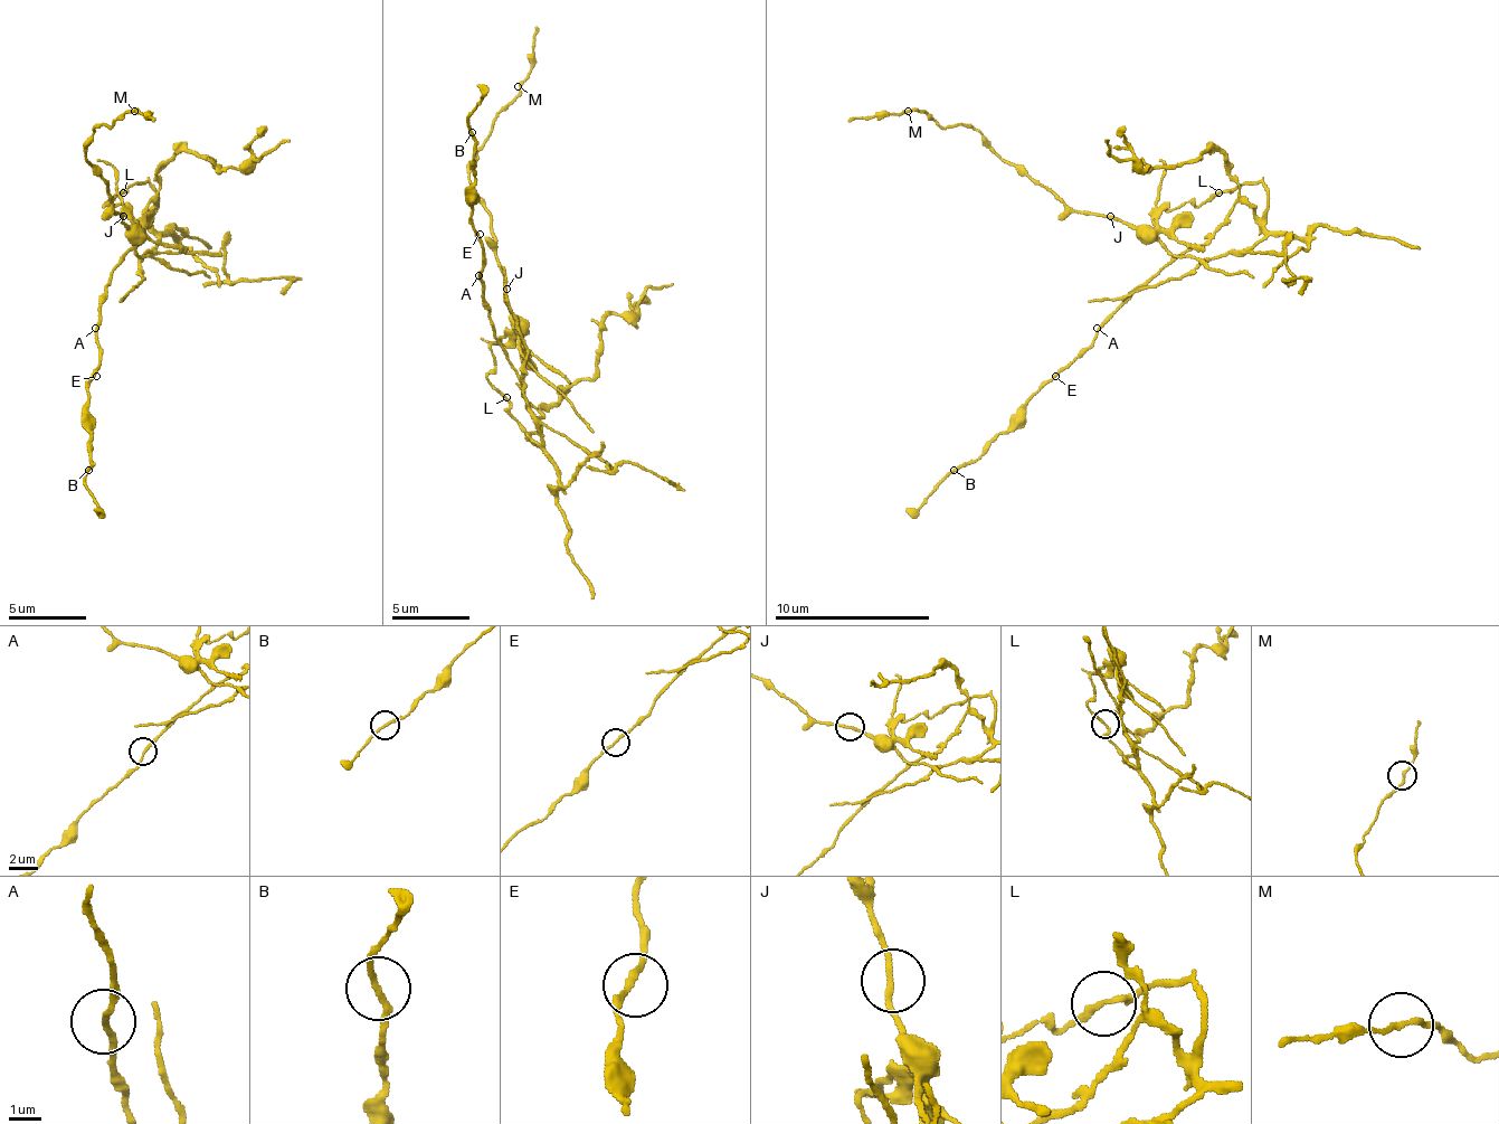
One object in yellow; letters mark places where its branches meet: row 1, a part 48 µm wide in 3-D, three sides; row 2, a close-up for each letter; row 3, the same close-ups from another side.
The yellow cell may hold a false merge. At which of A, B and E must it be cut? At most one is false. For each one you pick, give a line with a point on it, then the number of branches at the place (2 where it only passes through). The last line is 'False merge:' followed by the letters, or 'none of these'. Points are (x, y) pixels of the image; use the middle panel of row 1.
A: at (478, 275); 2 branches meet
False merge: A

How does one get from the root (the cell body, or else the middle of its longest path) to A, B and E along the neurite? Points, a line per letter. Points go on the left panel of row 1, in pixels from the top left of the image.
A: (150, 185), (158, 208), (154, 213), (150, 200), (146, 205), (139, 239), (115, 263), (96, 329)
B: (150, 185), (158, 208), (146, 205), (146, 224), (115, 263), (100, 305), (88, 470)
E: (150, 185), (158, 208), (154, 213), (150, 200), (146, 205), (146, 224), (115, 263), (100, 305), (96, 376)

